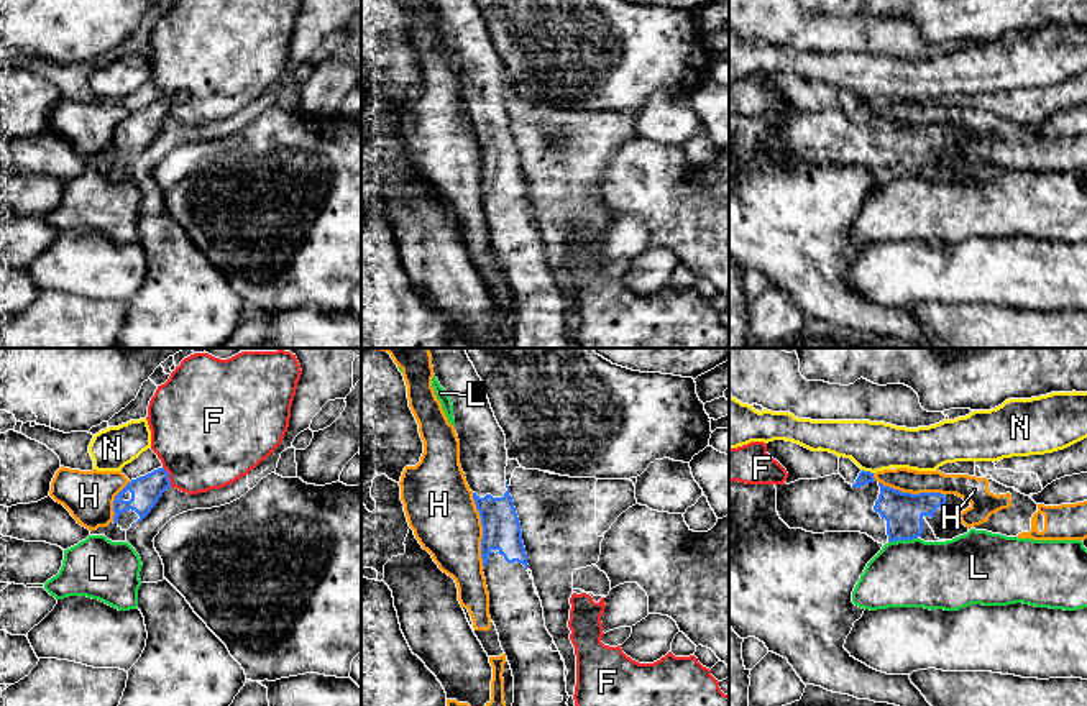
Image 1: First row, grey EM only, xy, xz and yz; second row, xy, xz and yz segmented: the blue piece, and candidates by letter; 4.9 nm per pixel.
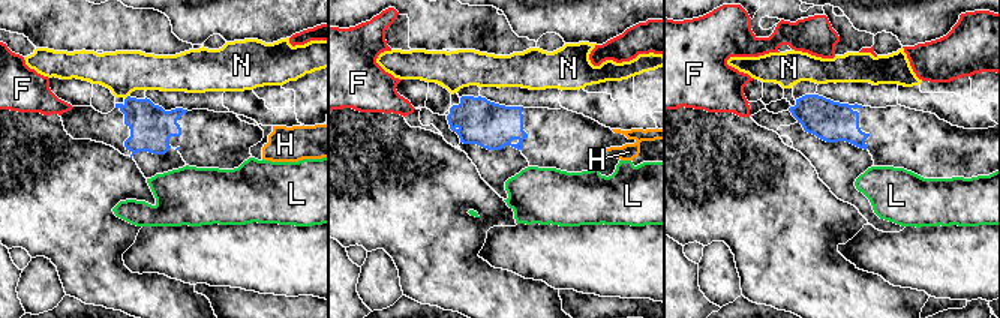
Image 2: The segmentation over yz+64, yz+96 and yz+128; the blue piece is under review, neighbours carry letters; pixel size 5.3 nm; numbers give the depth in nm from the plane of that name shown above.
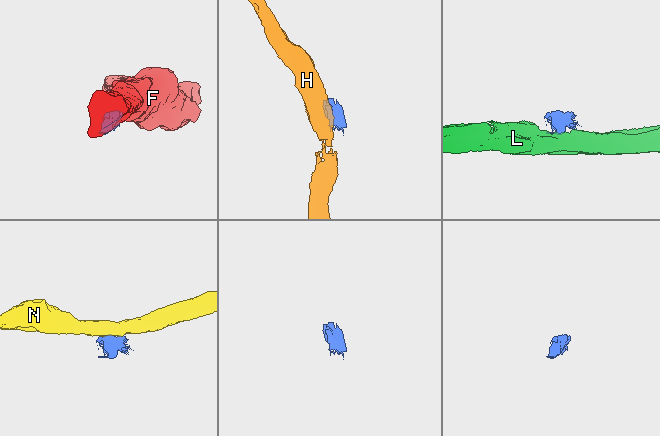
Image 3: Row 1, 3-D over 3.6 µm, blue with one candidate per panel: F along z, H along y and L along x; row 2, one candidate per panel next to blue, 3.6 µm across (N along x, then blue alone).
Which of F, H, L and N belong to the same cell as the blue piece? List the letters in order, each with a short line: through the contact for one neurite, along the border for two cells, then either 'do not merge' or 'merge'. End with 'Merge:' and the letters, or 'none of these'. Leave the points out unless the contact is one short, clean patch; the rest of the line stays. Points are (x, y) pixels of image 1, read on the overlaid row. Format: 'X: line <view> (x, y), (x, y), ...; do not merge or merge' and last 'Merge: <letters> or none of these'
F: line xy (163, 467), (171, 486); do not merge
H: do not merge
L: line yz (917, 537), (889, 542); do not merge
N: line yz (862, 468), (872, 473); do not merge
Merge: none of these

